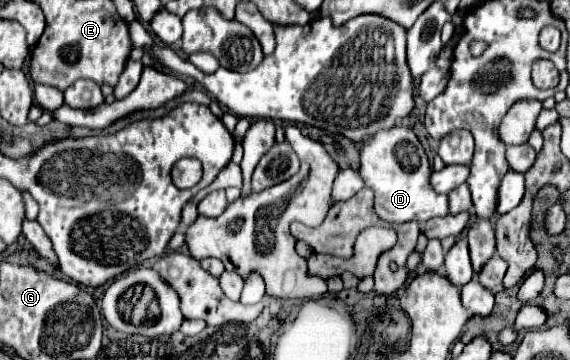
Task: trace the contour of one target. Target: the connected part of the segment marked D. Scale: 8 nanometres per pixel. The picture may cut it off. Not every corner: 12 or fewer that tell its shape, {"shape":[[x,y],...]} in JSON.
{"shape":[[408,126],[364,140],[360,174],[386,222],[448,214]]}

